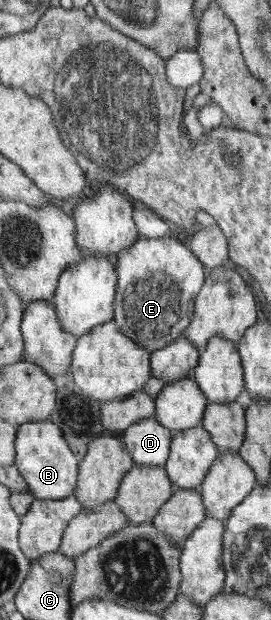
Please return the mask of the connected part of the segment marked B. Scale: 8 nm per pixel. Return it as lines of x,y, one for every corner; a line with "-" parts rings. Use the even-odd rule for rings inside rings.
46,425
40,429
32,429
28,435
16,437
16,461
20,473
26,478
30,491
36,499
61,500
72,495
79,482
79,462
74,451
68,447
64,433
60,427

